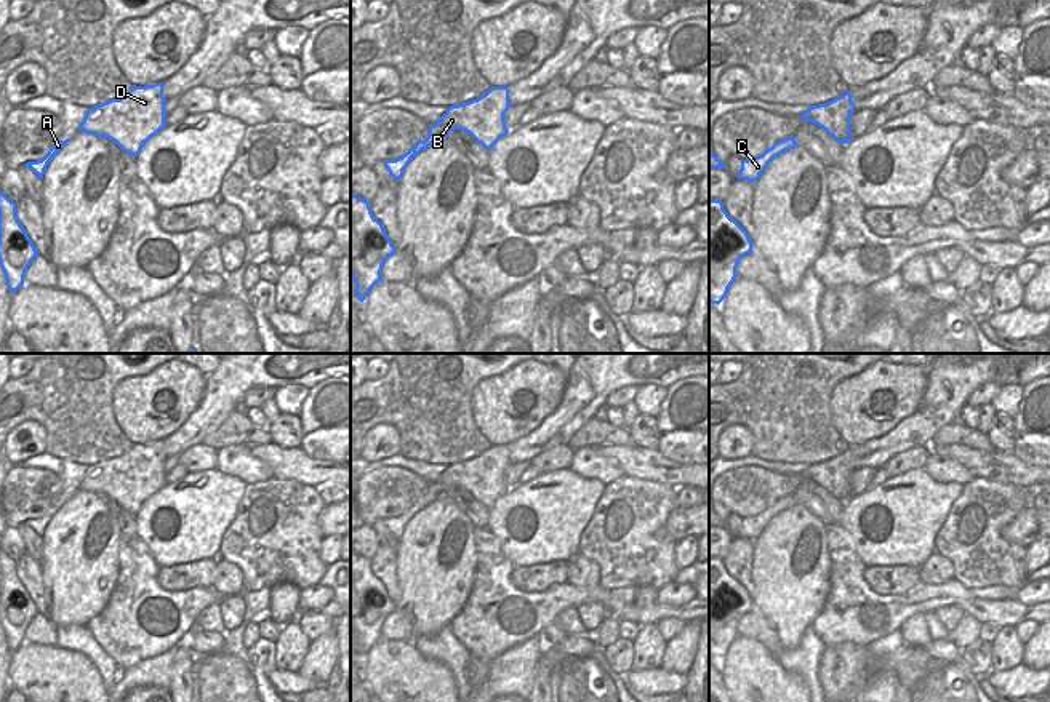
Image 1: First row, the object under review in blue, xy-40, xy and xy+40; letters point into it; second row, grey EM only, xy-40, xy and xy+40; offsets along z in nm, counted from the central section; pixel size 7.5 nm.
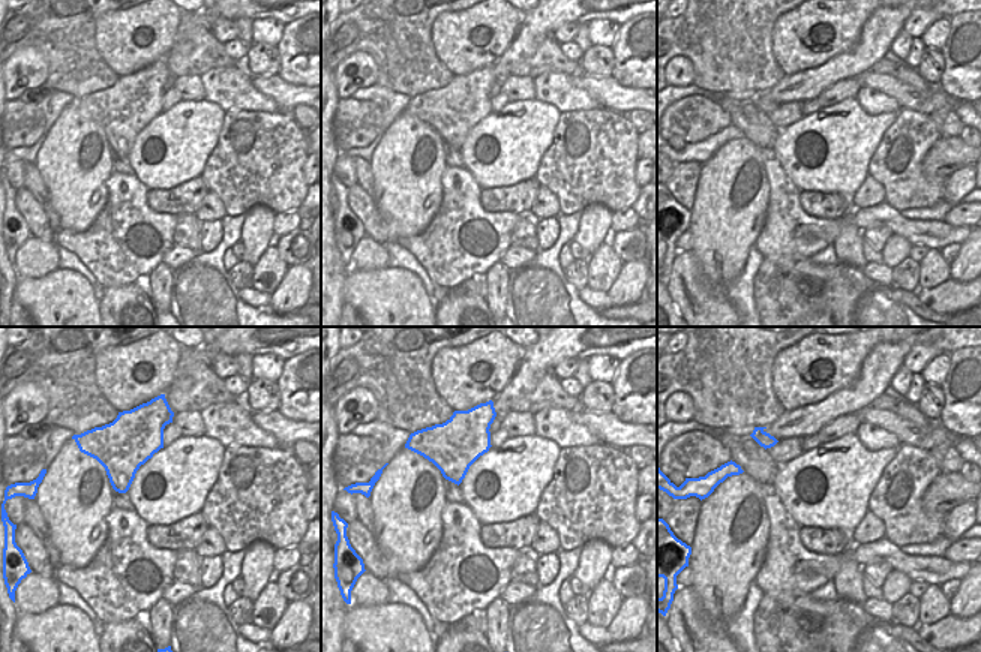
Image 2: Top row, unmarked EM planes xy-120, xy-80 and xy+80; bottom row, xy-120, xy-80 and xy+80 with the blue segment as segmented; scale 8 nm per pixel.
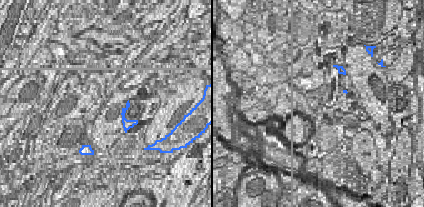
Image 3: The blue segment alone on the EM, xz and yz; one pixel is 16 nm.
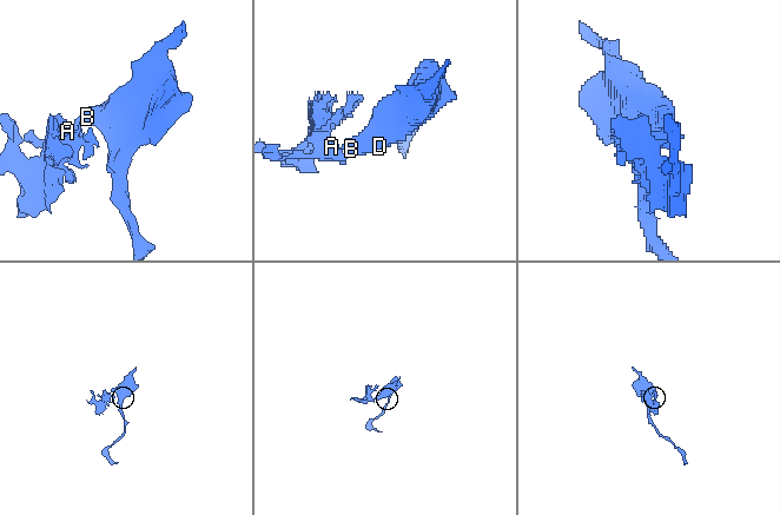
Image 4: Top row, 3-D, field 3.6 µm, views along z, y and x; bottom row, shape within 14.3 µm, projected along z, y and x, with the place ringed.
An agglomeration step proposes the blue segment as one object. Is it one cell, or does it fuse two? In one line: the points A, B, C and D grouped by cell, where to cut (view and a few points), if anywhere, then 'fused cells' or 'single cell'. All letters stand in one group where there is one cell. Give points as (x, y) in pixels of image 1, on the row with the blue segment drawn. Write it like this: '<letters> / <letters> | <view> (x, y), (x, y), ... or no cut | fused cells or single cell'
A C / B D | xy (439, 120), (440, 130), (445, 135) | fused cells

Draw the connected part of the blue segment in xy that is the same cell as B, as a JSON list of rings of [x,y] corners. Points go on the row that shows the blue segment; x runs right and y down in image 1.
[[[491,86],[477,99],[450,106],[440,117],[442,131],[443,134],[453,130],[466,131],[487,150],[491,150],[509,133],[504,120],[509,107],[509,88]]]

